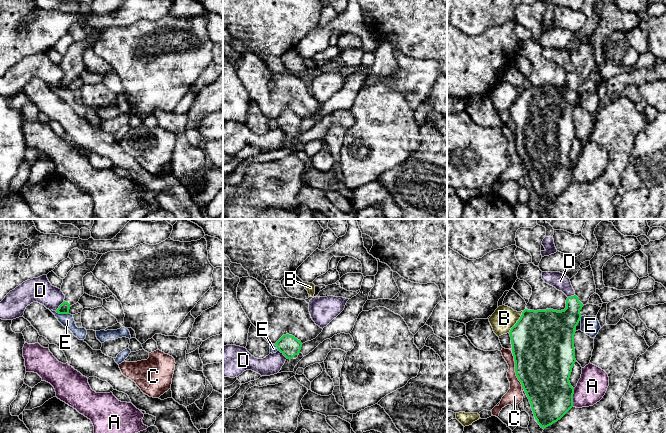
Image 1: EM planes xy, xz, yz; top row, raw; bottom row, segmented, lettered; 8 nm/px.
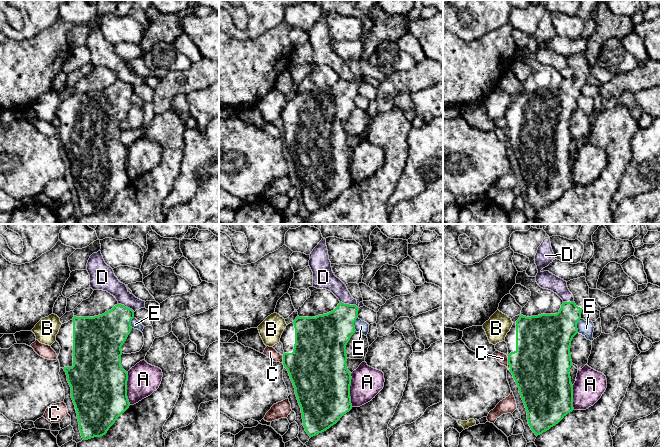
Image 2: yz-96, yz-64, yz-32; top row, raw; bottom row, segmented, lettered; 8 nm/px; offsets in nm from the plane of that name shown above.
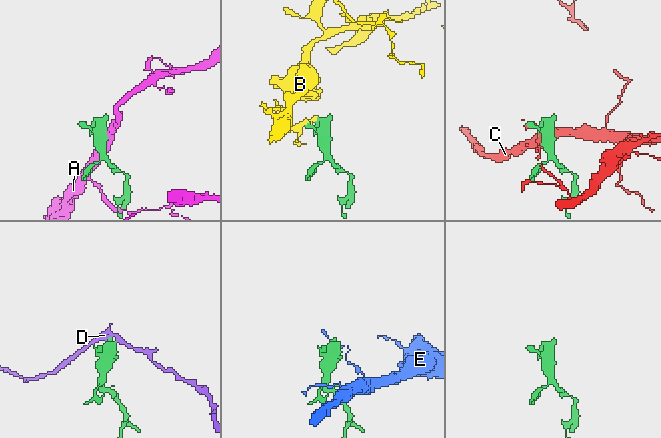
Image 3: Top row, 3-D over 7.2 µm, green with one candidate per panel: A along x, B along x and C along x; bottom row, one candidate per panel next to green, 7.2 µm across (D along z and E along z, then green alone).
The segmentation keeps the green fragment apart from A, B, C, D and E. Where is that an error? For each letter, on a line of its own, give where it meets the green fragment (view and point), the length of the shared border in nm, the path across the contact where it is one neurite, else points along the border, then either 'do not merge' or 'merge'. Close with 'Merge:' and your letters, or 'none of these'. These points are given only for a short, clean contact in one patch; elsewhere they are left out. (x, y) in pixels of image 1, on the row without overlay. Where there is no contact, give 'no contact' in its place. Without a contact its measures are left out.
A: contact yz (572, 173); length 150 nm; border yz (574, 164), (572, 182); do not merge
B: contact yz (517, 98); length 220 nm; do not merge
C: contact yz (515, 145); length 300 nm; do not merge
D: contact xy (59, 82); length 110 nm; do not merge
E: contact xy (62, 89); length 110 nm; border xy (55, 87), (61, 90), (68, 90); do not merge
Merge: none of these

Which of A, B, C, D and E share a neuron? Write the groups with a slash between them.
A / B / C / D / E

